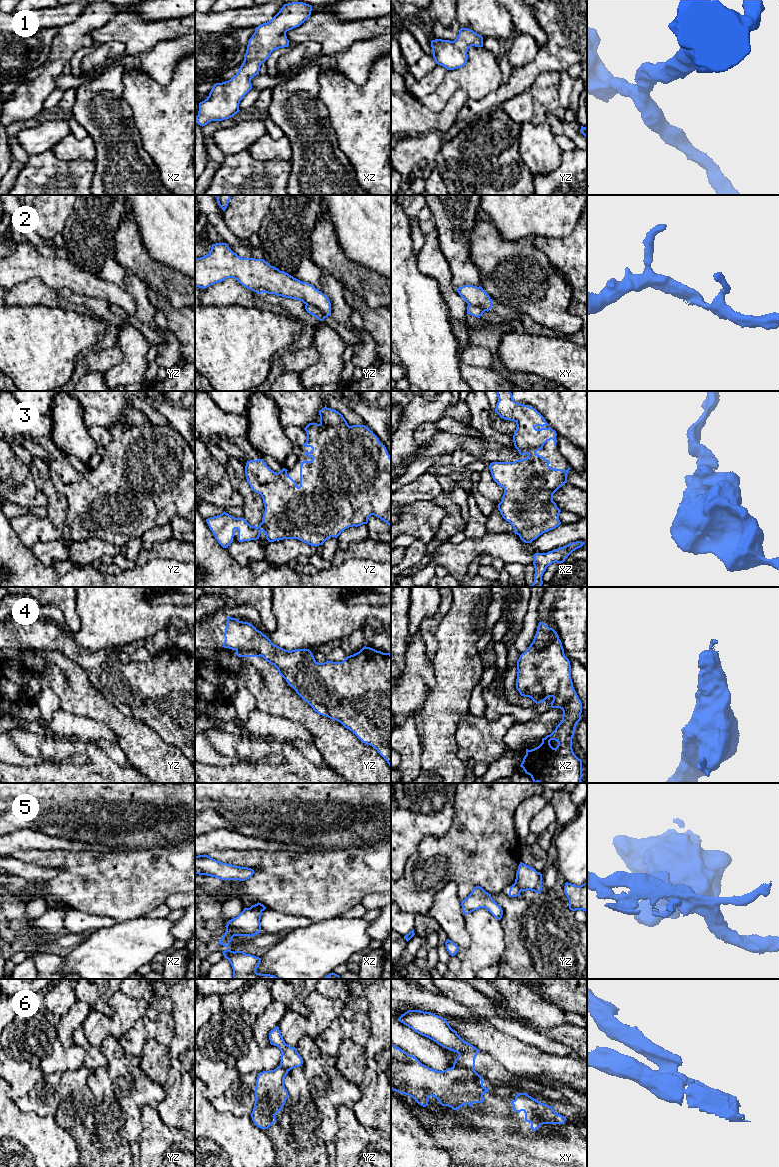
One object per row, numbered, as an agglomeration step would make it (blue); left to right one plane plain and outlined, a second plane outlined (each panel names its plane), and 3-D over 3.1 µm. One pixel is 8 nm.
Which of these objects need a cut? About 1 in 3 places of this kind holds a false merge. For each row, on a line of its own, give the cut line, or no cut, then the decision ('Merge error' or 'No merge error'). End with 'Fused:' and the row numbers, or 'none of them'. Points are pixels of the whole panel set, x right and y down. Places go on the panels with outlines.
1: No split. No merge error
2: Split along yz (306, 303), (317, 306), (327, 316). Merge error
3: No split. No merge error
4: Split along xz (551, 628), (550, 641), (537, 650). Merge error
5: Split along xz (250, 907), (261, 911). Merge error
6: Split along xy (453, 1065), (473, 1069). Merge error
Fused: 2, 4, 5, 6

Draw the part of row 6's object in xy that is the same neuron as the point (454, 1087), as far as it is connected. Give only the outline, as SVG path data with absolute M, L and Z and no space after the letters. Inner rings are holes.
M391 1043L391 1089L412 1097L423 1107L428 1105L431 1096L442 1106L453 1110L459 1110L465 1104L472 1107L474 1103L482 1103L483 1095L489 1092L483 1083L482 1077L474 1069L453 1066L443 1071L434 1070Z

